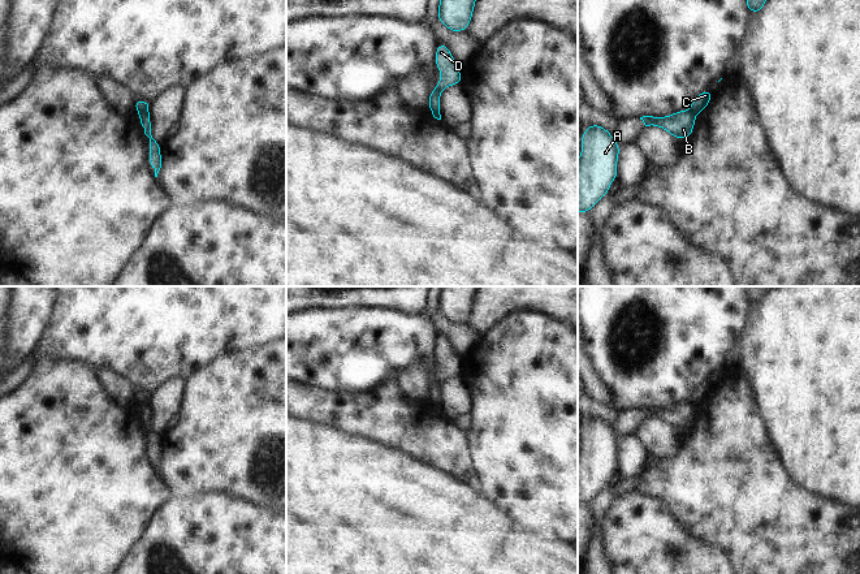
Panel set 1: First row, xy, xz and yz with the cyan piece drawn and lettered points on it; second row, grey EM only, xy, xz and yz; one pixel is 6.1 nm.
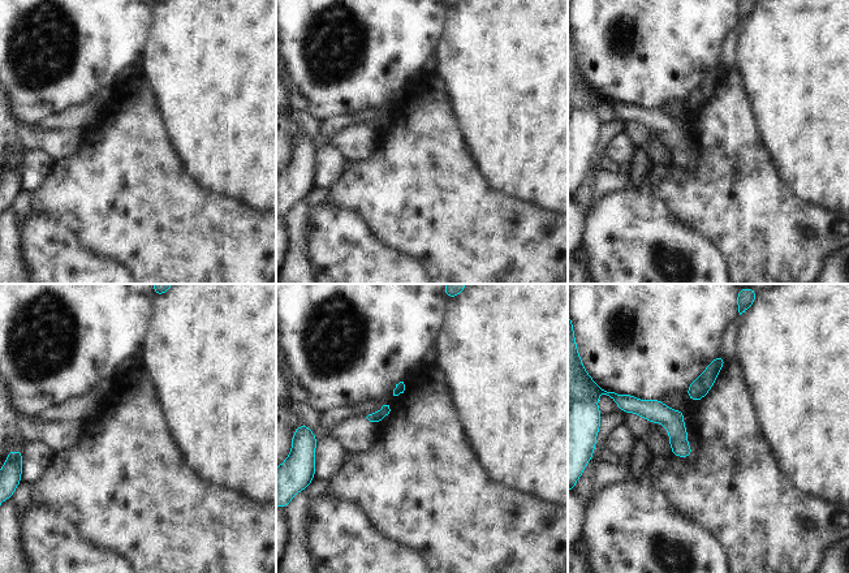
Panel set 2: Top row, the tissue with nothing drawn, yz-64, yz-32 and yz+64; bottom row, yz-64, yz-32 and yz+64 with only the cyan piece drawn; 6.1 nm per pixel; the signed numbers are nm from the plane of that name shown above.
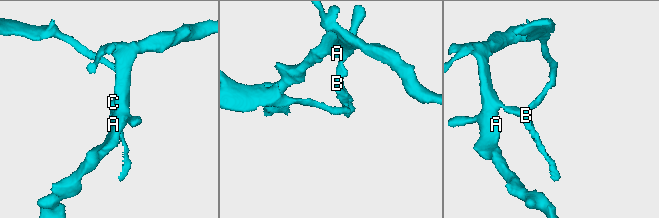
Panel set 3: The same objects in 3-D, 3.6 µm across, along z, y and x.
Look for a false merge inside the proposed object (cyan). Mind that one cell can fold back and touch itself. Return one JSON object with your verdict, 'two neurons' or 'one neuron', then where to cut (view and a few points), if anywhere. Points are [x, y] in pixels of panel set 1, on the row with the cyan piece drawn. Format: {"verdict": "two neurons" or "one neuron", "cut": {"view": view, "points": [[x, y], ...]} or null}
{"verdict": "two neurons", "cut": {"view": "xy", "points": [[141, 112], [147, 113]]}}

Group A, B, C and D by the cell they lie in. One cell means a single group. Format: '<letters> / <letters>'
A B D / C

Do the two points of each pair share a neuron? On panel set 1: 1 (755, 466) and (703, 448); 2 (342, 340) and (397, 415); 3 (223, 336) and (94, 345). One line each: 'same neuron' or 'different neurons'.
1: same neuron
2: different neurons
3: same neuron

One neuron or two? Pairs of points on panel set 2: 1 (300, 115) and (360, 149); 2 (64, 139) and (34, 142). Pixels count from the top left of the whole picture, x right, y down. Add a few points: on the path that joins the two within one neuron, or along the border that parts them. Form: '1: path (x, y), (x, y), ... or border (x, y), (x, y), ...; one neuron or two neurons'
1: path (313, 130), (320, 139), (344, 139); one neuron
2: path (56, 141), (42, 141); one neuron

